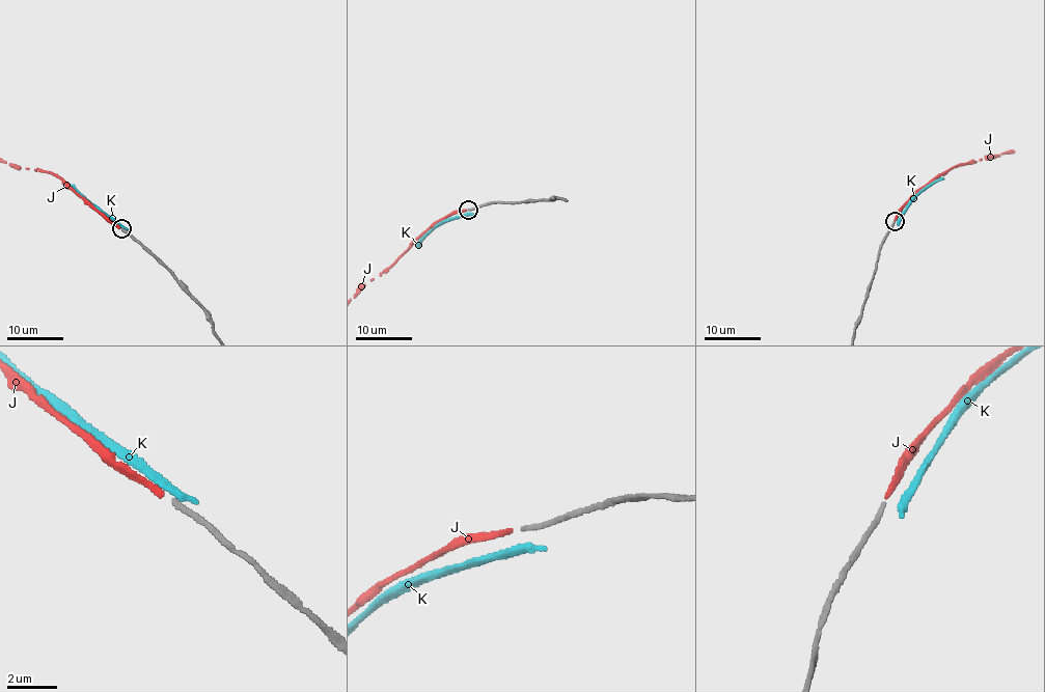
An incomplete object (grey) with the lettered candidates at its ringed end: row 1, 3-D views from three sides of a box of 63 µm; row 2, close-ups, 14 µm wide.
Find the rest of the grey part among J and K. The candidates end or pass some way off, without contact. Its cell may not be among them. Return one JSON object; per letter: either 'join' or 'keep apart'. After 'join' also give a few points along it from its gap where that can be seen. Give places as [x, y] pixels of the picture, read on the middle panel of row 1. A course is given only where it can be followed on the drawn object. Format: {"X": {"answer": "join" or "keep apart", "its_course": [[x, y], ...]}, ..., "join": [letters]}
{"J": {"answer": "join"}, "K": {"answer": "keep apart"}, "join": ["J"]}

